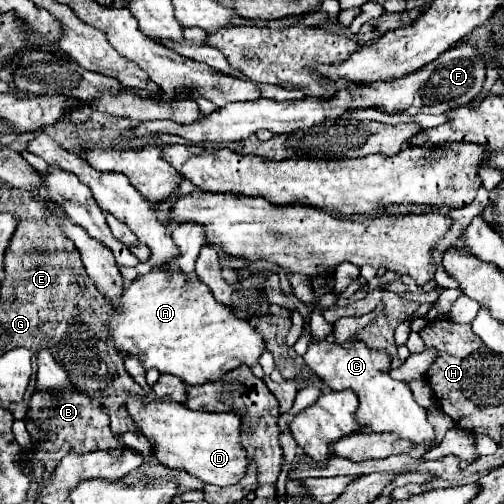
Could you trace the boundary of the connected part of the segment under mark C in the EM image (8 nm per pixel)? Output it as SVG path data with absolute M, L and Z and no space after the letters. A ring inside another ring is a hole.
M334 331L326 337L326 339L310 339L308 343L308 351L304 353L304 363L320 377L320 381L324 381L332 391L342 391L342 389L352 389L358 399L358 411L356 417L360 421L360 425L364 425L366 429L372 429L374 433L396 433L398 437L406 437L410 439L416 449L414 453L420 455L428 449L432 449L432 445L428 441L434 439L434 431L426 419L426 411L414 401L410 387L404 381L394 381L390 377L390 361L386 353L370 349L368 345L364 345L364 341L352 337L346 343L338 345Z

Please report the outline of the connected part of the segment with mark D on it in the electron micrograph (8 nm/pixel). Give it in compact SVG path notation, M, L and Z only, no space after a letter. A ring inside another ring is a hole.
M128 401L128 411L142 431L154 443L154 457L178 471L186 471L204 483L232 485L238 483L248 471L248 455L240 441L240 415L238 413L208 413L192 411L174 401Z

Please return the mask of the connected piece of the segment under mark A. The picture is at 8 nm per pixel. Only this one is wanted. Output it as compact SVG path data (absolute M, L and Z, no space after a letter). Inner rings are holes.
M156 269L148 275L140 275L136 281L128 283L122 295L120 309L114 309L112 319L106 323L114 337L114 345L120 353L136 355L144 369L158 369L160 373L170 373L180 377L188 385L202 385L214 381L224 373L248 365L258 365L258 357L266 351L262 335L246 321L236 317L226 305L216 303L212 291L198 279L190 279L180 269Z

